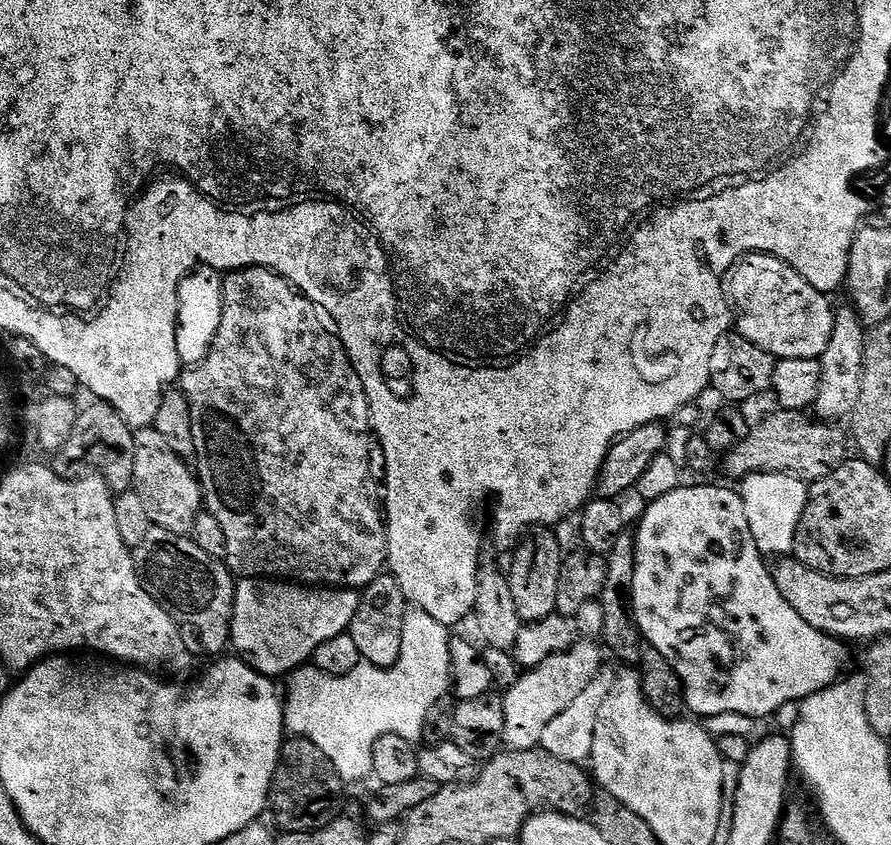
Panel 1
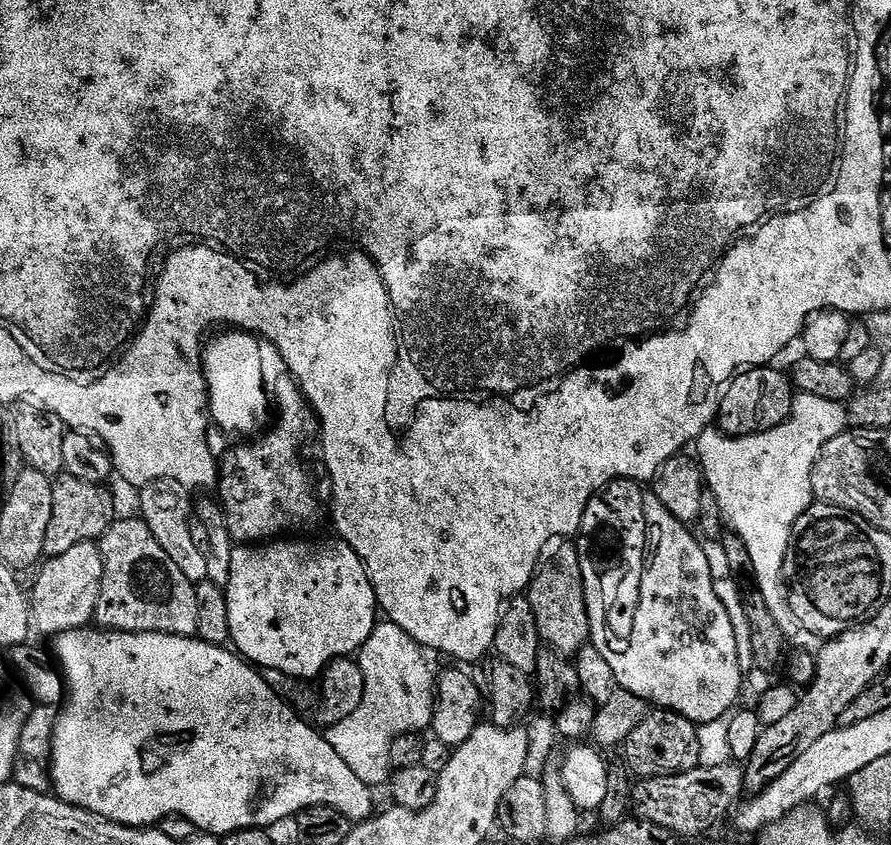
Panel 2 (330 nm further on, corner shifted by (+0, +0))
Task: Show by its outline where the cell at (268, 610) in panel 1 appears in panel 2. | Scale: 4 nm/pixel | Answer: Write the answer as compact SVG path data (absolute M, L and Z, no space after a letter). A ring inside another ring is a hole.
M296 538L234 547L226 610L230 610L231 643L239 655L261 669L282 670L282 674L312 682L332 661L359 653L378 623L378 605L366 566L351 546L339 538L331 538L325 544L292 539Z

